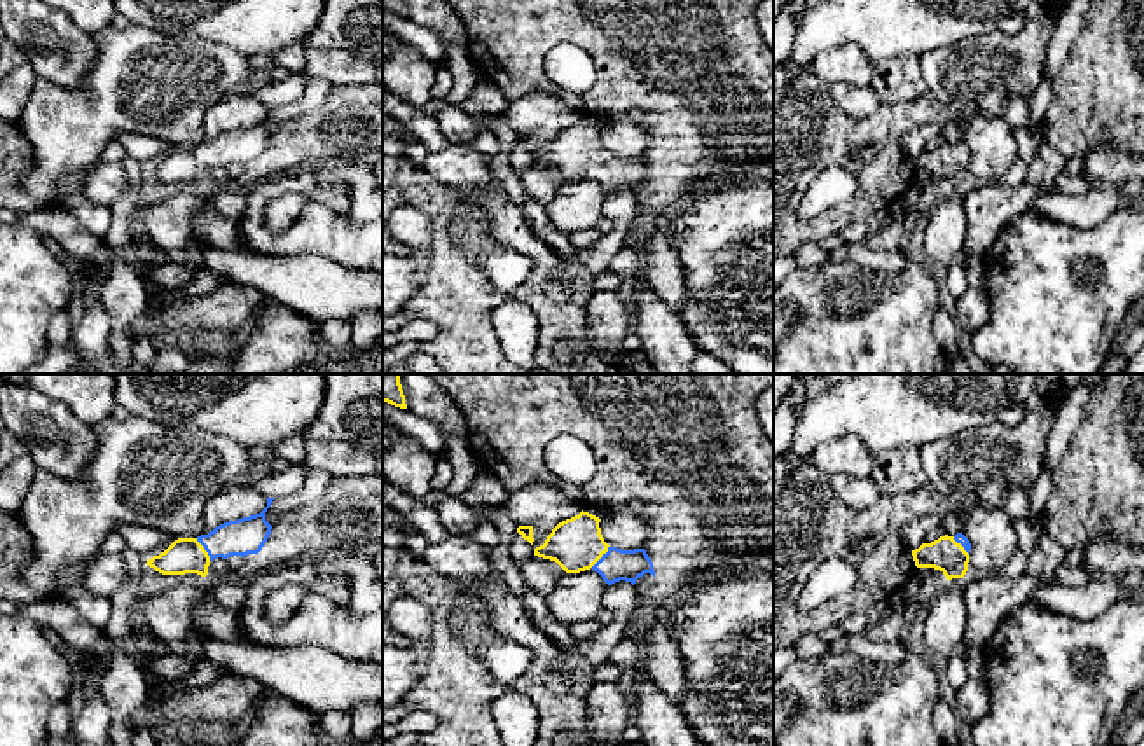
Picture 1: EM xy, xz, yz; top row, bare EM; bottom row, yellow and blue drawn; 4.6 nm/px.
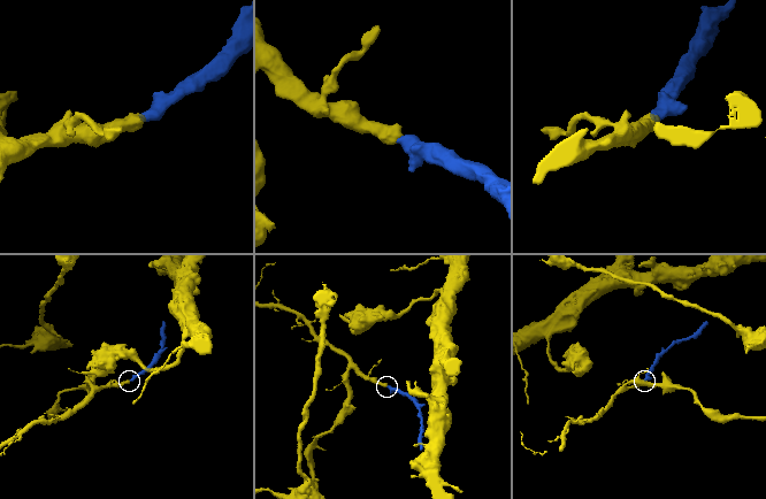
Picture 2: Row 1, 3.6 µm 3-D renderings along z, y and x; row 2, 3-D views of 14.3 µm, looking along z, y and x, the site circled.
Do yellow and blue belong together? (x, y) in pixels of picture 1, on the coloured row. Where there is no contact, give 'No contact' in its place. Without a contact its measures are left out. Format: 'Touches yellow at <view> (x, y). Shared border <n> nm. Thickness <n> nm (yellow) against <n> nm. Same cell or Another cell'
Touches yellow at xz (601, 556). Shared border 130 nm. Thickness 240 nm (yellow) against 150 nm. Same cell

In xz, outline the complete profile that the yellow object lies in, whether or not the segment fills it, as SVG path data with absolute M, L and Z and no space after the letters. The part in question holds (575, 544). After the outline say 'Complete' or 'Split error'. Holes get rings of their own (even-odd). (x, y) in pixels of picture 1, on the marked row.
M582 510L559 522L545 543L534 549L534 556L555 561L566 573L592 568L608 585L620 580L634 585L644 573L655 577L653 563L644 549L610 547L601 535L599 522L599 517Z. Split error

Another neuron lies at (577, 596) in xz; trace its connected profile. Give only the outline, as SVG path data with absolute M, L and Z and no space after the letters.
M590 568L580 573L564 573L545 601L555 620L571 625L592 620L603 610L606 589L608 584Z

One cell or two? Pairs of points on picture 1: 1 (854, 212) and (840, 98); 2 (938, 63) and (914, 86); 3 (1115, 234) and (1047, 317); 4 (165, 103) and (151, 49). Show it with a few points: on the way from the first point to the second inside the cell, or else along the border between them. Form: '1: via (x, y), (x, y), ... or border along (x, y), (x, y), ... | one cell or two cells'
1: border along (828, 86), (854, 117), (882, 105) | two cells
2: border along (917, 56), (921, 77), (930, 89) | two cells
3: via (1088, 247), (1076, 247), (1047, 276), (1047, 290) | one cell
4: via (161, 89), (151, 79), (151, 63) | one cell

